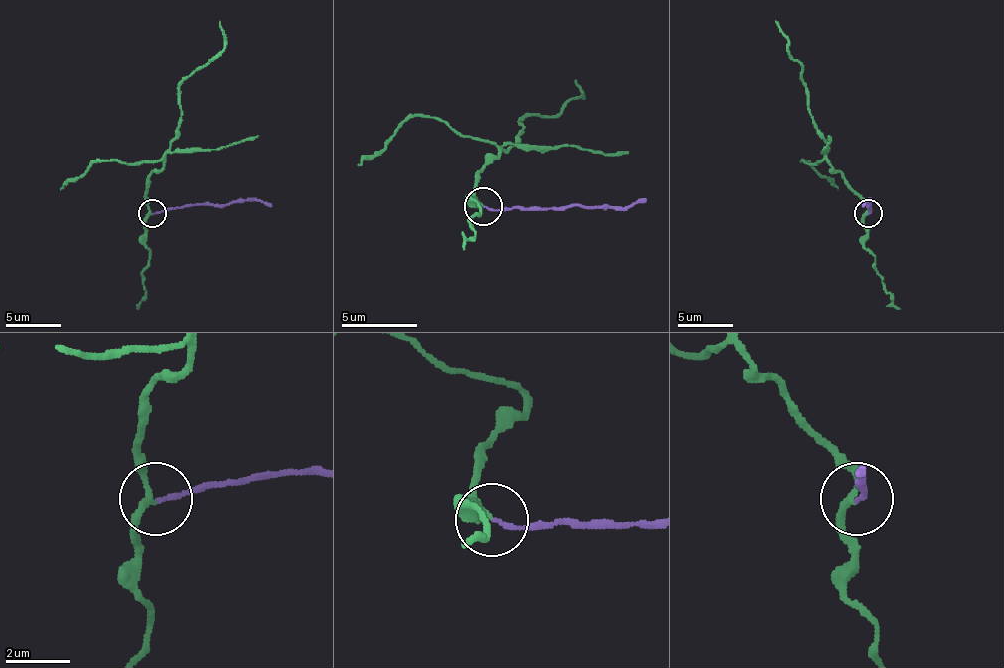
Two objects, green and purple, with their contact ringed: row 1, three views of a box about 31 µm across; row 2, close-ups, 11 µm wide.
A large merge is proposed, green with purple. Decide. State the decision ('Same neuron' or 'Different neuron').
Different neuron

